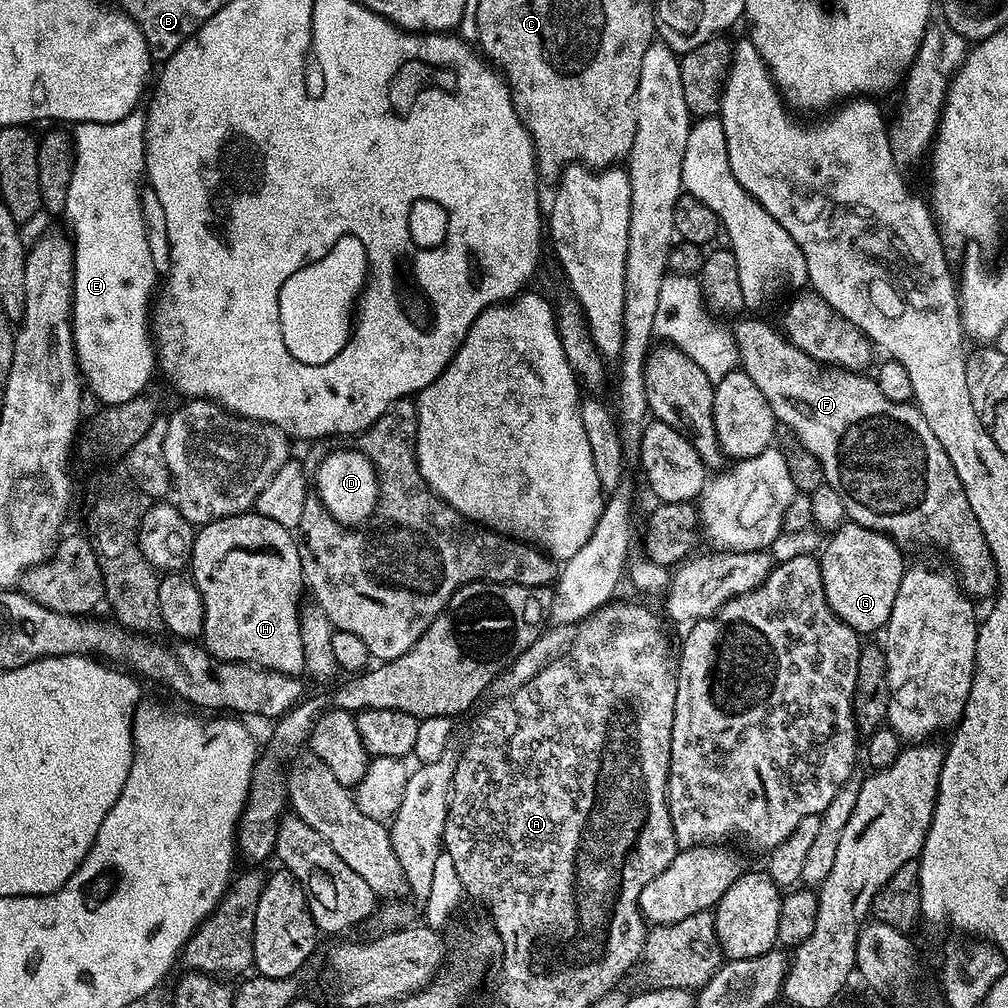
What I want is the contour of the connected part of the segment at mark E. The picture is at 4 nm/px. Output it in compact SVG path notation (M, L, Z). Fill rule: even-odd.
M137 110L118 122L86 122L75 125L70 132L76 157L64 216L72 223L72 337L83 383L92 387L104 406L119 406L141 395L152 380L152 371L155 373L158 368L158 353L150 335L150 309L157 291L158 273L150 258L140 188L140 180L142 184L146 176L144 118L145 113Z

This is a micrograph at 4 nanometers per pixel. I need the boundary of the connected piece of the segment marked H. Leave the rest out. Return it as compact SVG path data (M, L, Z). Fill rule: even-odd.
M255 510L215 520L195 533L190 575L198 586L198 594L202 594L202 643L210 655L291 676L305 671L300 633L300 595L305 595L306 585L296 542L293 529L278 526L274 518L266 518Z

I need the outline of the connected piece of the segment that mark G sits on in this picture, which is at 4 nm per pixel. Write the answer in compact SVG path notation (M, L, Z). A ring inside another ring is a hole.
M851 522L841 524L829 536L818 561L830 610L857 634L879 633L888 623L890 610L894 610L894 598L898 598L898 586L904 577L906 561L901 547L886 534Z

